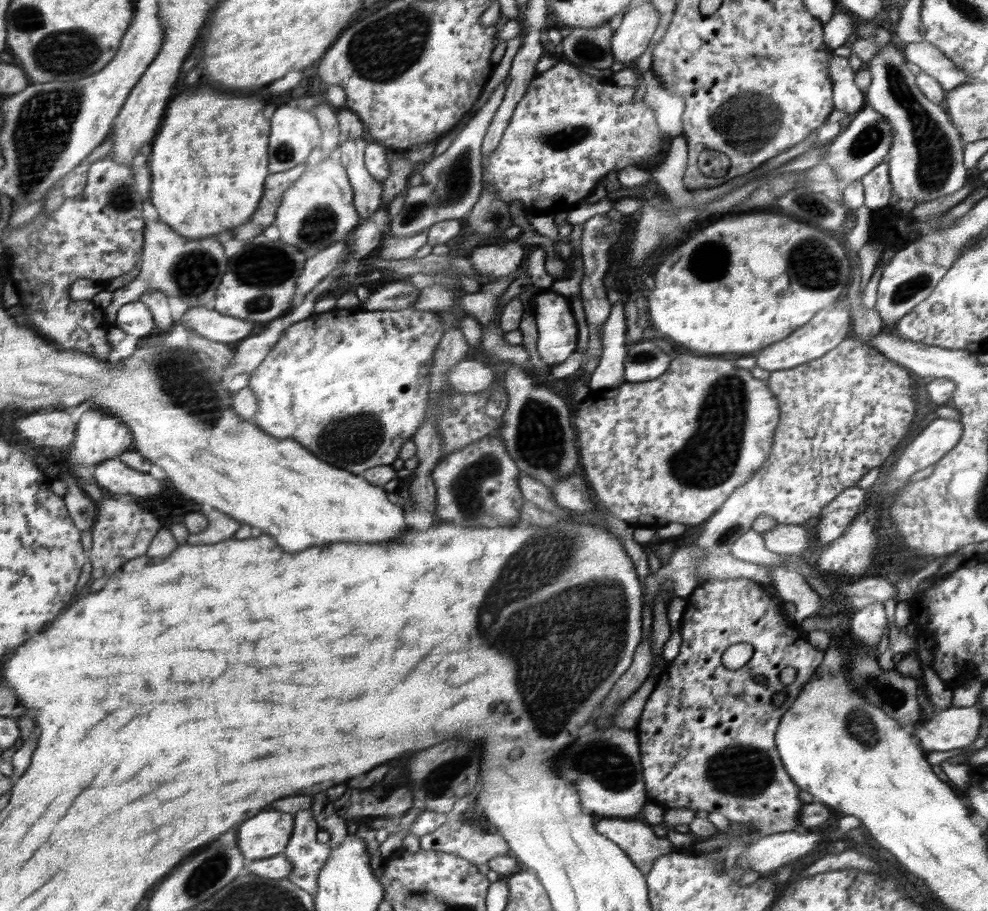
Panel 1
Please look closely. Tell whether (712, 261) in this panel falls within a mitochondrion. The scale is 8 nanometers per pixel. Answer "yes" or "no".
yes

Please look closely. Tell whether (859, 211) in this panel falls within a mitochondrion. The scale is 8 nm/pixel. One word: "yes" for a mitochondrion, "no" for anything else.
no

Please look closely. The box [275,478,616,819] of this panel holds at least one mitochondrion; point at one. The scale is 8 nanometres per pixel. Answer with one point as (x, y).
(436, 784)

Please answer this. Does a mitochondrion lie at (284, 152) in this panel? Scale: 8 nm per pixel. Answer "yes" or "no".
yes

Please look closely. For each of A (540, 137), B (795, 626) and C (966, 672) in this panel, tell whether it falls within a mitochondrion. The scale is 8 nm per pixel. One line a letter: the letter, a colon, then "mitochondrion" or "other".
A: mitochondrion
B: other
C: other

